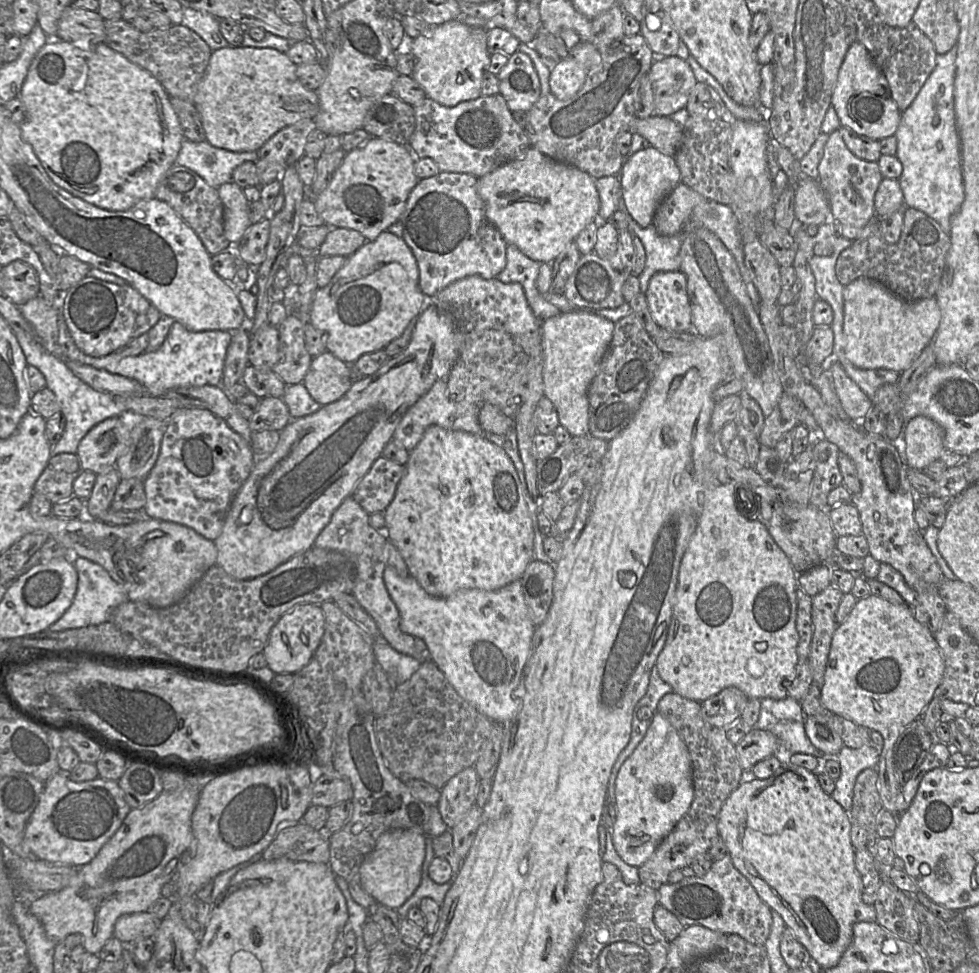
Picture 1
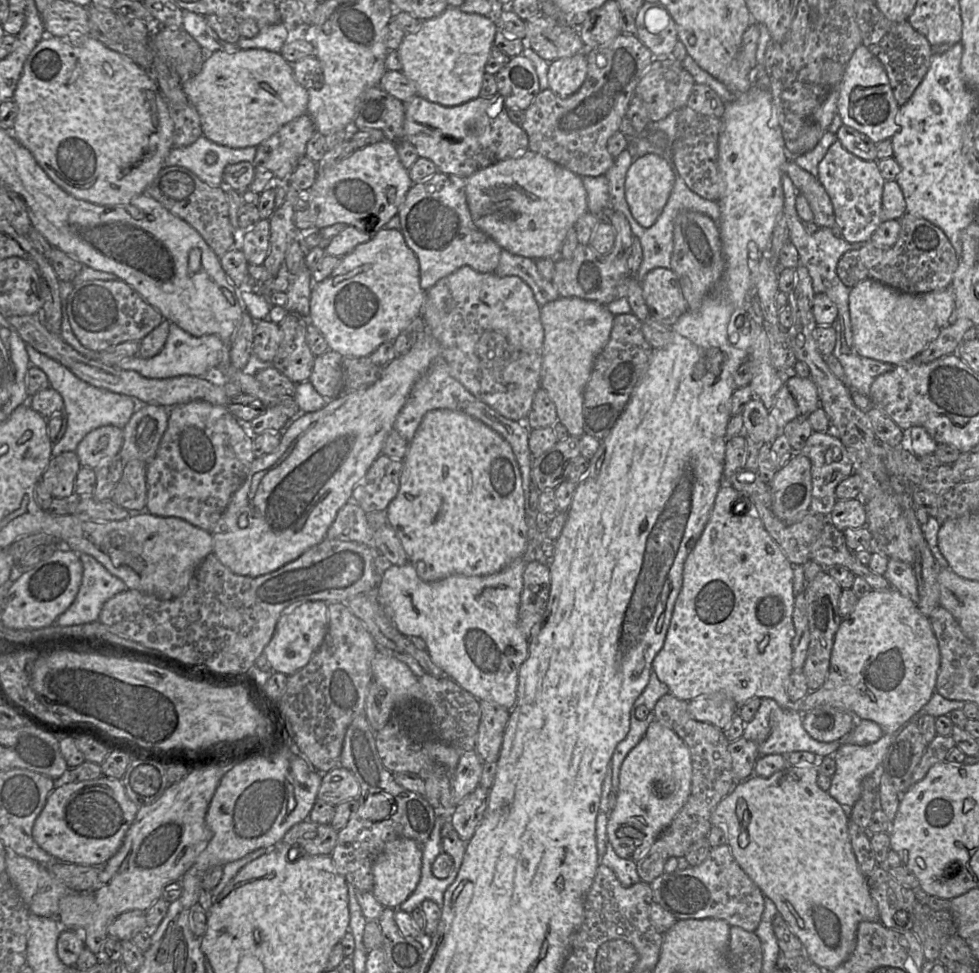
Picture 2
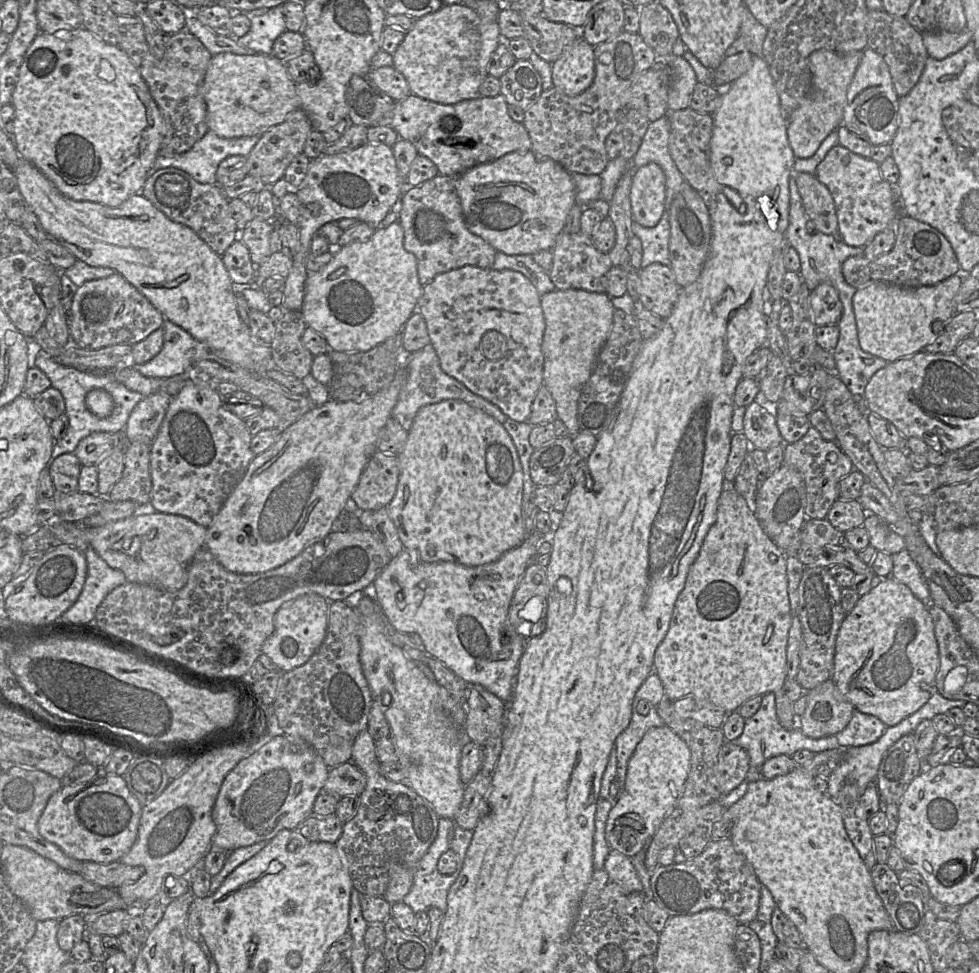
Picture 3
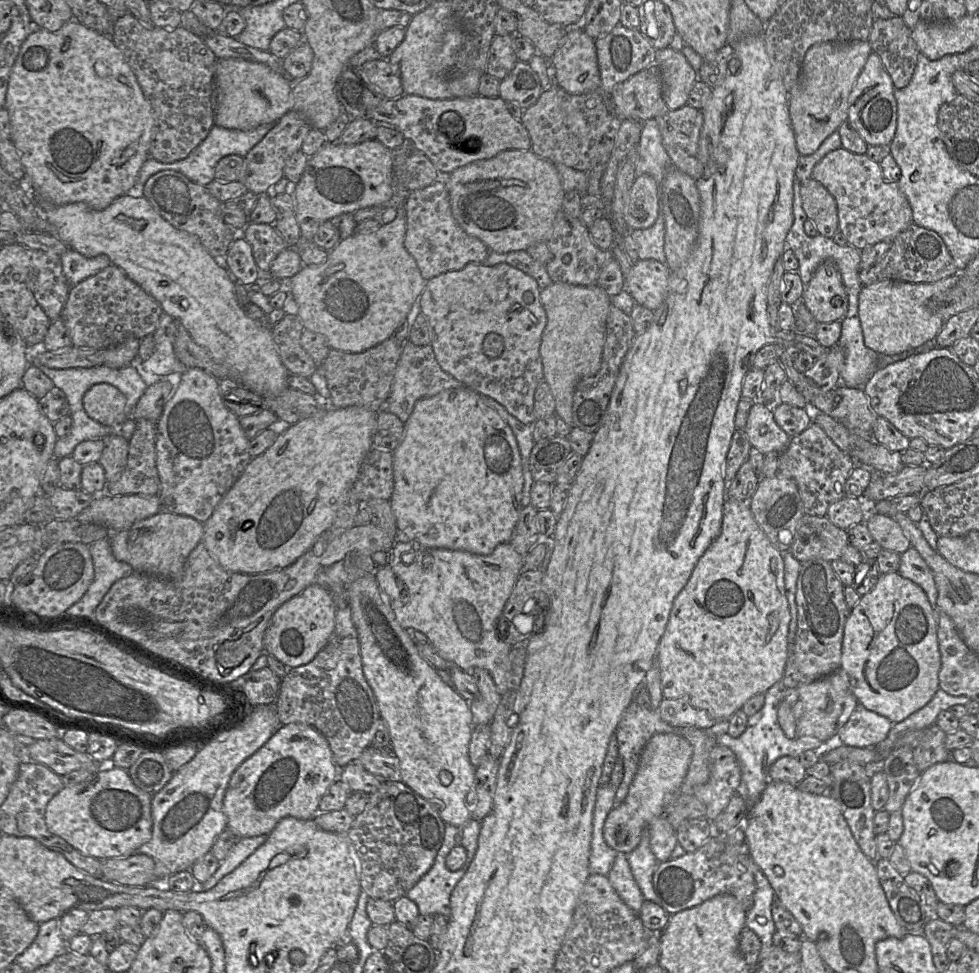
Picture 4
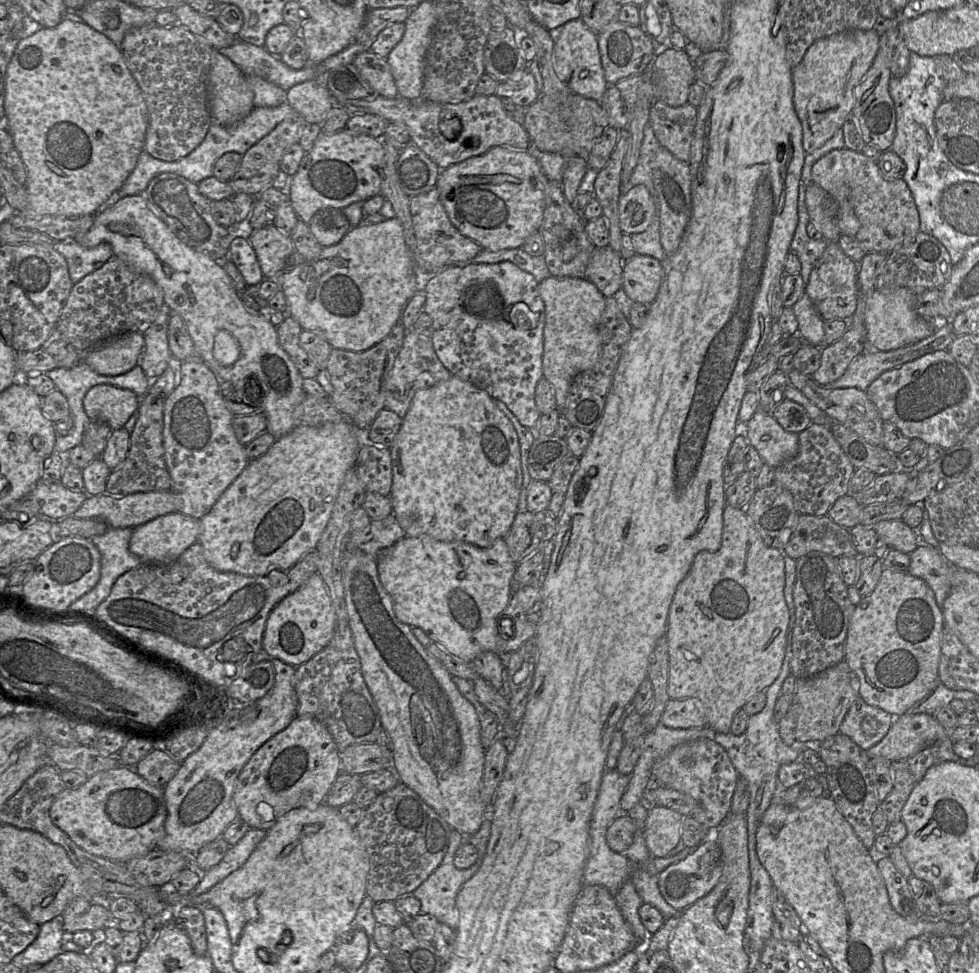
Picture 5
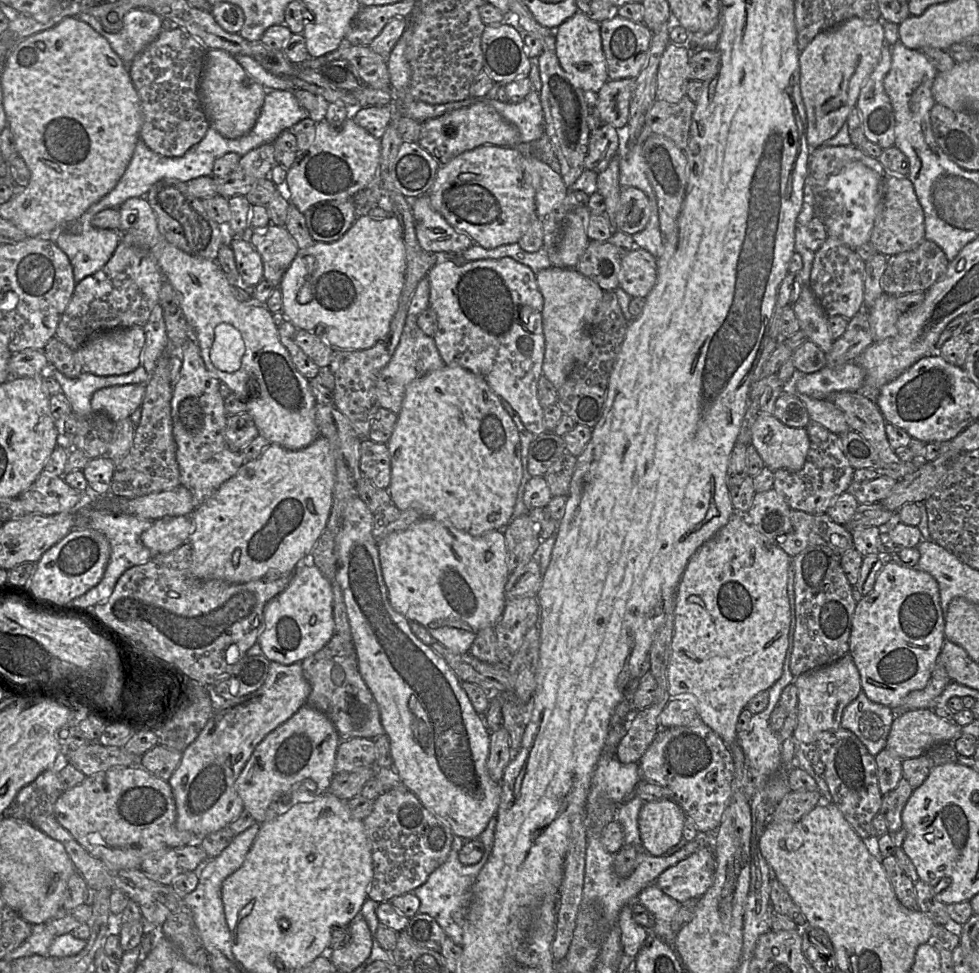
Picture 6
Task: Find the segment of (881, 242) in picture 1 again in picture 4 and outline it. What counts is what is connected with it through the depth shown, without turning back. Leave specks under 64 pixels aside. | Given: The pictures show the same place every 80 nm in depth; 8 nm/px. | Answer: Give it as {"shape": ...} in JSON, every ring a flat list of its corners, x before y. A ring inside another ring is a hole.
{"shape":[[911,223,891,242,890,249,875,265,859,271,863,286,882,280,899,280,908,283,933,283,958,272,954,259,944,240,935,231]]}

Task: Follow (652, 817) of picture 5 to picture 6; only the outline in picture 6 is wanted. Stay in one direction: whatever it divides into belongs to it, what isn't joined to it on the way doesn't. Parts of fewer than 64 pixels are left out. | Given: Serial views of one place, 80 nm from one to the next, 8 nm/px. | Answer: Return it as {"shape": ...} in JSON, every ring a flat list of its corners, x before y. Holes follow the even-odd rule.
{"shape":[[672,799,645,801,638,813,642,849,662,856,682,838,685,813]]}

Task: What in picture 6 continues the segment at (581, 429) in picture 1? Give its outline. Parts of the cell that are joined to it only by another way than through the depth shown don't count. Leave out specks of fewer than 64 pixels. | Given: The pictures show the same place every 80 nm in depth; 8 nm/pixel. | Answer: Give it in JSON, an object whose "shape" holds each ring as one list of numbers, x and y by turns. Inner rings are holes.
{"shape":[[550,266,536,274,538,289,544,300,542,325,545,339,543,375,559,389,577,363,586,362,591,354,591,323,604,291,576,269]]}

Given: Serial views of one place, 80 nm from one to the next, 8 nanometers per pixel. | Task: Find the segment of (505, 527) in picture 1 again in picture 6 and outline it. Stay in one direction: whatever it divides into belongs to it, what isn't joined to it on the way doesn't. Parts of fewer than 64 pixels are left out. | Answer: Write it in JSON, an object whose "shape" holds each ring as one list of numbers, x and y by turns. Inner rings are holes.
{"shape":[[445,366,413,381,406,389,402,409,398,414,394,431,387,442,391,459,391,482,388,493,392,503,400,510,416,509,421,517,438,521,449,521,456,529,472,536,479,536,491,530,503,530,512,520,518,489,522,479,521,445,516,425,502,407,500,397,480,376,460,366]]}

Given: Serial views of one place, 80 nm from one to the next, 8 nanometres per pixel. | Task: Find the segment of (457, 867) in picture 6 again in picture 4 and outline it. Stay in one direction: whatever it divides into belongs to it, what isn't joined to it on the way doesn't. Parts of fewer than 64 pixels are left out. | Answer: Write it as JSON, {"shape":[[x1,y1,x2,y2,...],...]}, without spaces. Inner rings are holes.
{"shape":[[446,824,443,843,429,871,407,892,406,897,415,902,421,915,451,915,450,896,464,876,470,862,462,869,450,871,445,864,449,851,459,845,461,828]]}

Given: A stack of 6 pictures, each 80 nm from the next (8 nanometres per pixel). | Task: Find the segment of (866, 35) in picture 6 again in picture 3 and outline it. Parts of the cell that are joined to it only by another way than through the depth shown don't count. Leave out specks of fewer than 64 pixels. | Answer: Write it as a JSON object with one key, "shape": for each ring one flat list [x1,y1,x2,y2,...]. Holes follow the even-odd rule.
{"shape":[[826,49,812,52,808,58,811,89,789,116,787,137,796,158,809,158,815,154,823,140,843,123,843,110,847,91,863,56,863,51,838,54]]}

